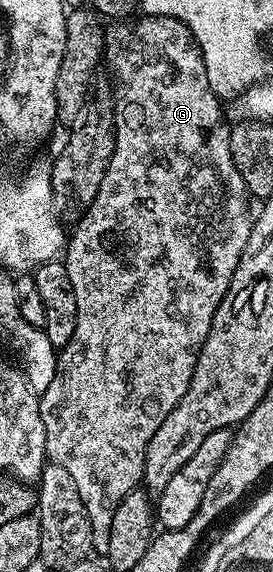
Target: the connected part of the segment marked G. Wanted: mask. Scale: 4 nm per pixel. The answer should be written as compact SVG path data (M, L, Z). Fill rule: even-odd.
M139 16L134 20L123 20L112 26L115 27L112 30L110 27L104 33L103 49L105 66L107 62L108 68L111 69L109 78L113 83L115 147L105 176L101 180L101 188L96 192L90 206L82 211L83 219L76 224L75 231L70 231L67 240L65 261L69 280L73 280L73 296L77 296L77 328L73 328L69 344L65 344L58 351L53 384L49 384L49 388L39 399L41 424L45 424L48 459L61 464L61 468L65 468L69 476L73 476L73 484L77 484L77 492L89 516L91 544L94 553L99 556L106 555L109 548L109 528L113 524L113 512L117 504L143 481L145 454L149 440L153 440L153 432L161 428L161 420L165 420L165 416L173 412L181 396L185 396L189 380L193 380L197 356L209 336L213 316L231 287L233 272L237 272L237 264L241 260L241 252L245 252L245 244L249 244L249 232L253 221L253 214L247 211L247 185L245 180L241 180L241 172L237 172L233 164L231 126L223 119L223 110L219 107L220 99L207 87L203 57L187 25L176 18Z

